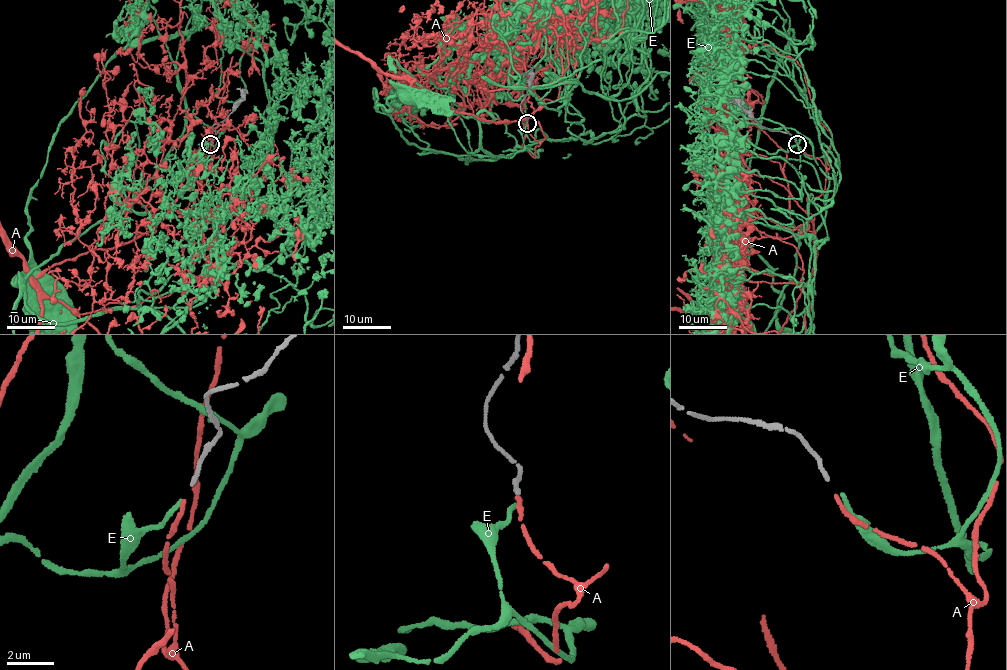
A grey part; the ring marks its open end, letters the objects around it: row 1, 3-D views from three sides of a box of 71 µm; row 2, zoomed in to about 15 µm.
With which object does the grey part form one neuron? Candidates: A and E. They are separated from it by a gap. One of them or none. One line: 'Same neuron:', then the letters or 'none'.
Same neuron: A

